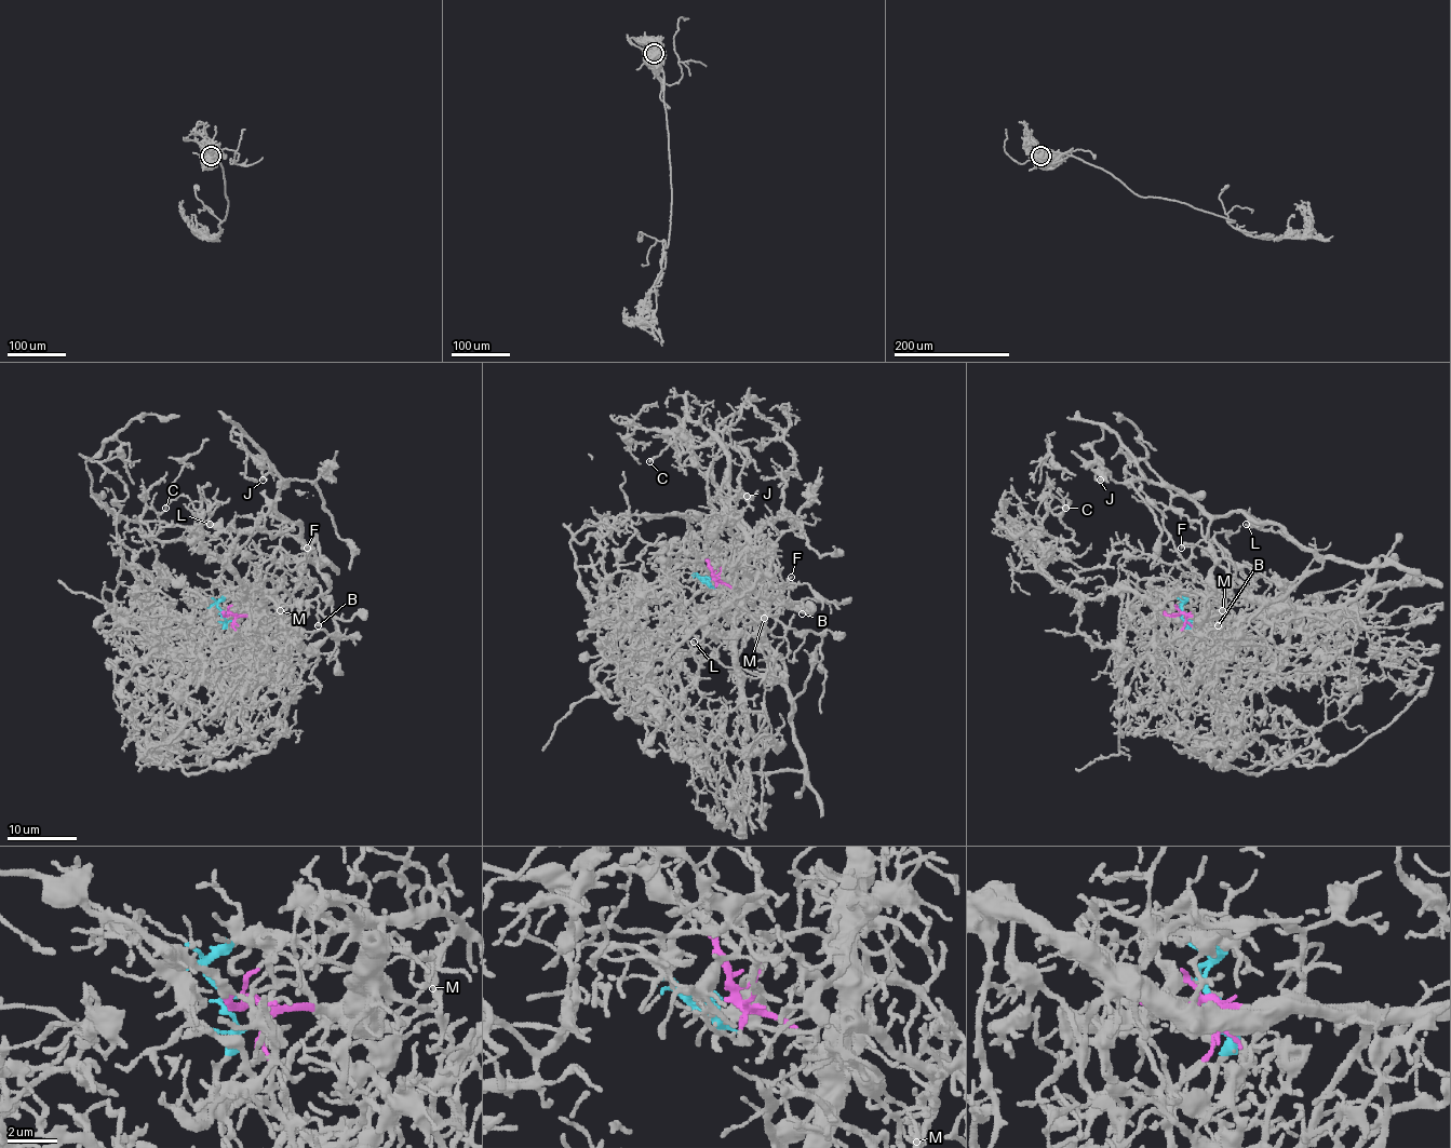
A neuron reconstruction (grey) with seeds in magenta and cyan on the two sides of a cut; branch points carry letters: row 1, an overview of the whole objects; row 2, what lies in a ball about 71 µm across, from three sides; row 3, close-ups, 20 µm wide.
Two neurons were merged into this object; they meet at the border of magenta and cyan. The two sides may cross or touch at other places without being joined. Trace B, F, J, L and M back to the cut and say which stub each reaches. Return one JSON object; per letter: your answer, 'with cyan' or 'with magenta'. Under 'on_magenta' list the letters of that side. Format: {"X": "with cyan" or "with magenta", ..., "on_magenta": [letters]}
{"B": "with cyan", "F": "with cyan", "J": "with cyan", "L": "with cyan", "M": "with cyan", "on_magenta": []}

